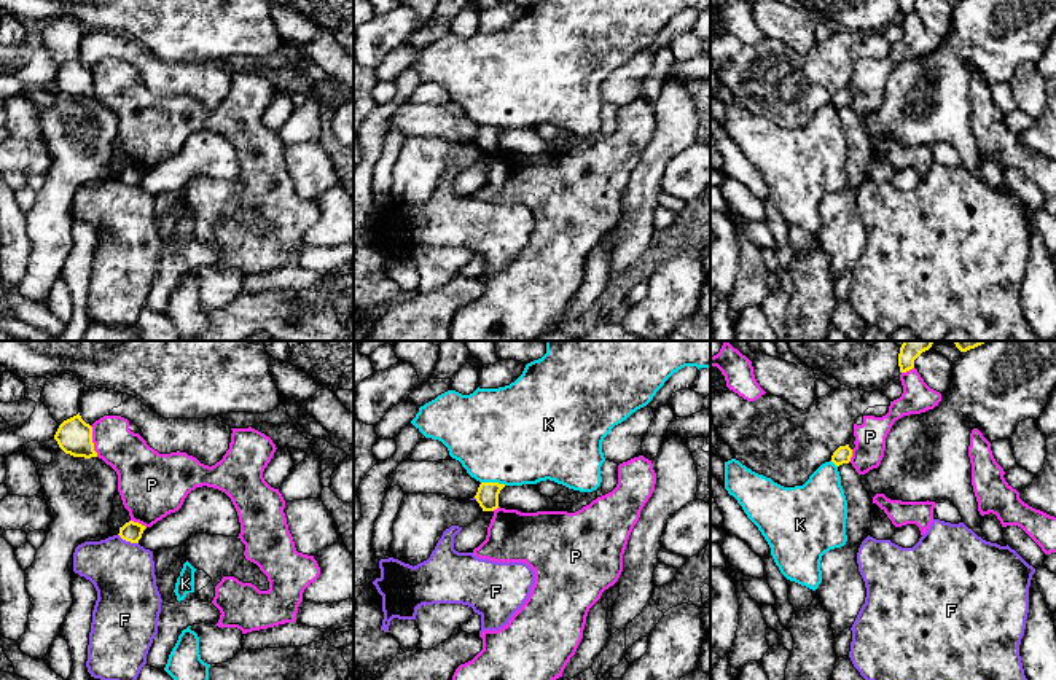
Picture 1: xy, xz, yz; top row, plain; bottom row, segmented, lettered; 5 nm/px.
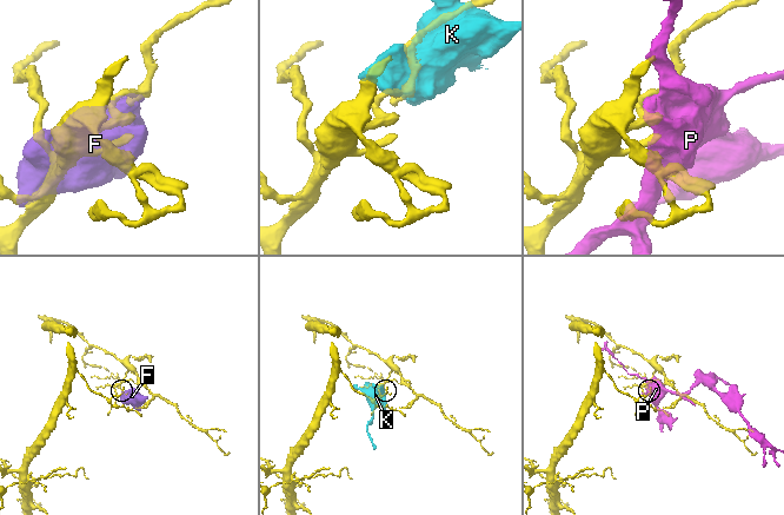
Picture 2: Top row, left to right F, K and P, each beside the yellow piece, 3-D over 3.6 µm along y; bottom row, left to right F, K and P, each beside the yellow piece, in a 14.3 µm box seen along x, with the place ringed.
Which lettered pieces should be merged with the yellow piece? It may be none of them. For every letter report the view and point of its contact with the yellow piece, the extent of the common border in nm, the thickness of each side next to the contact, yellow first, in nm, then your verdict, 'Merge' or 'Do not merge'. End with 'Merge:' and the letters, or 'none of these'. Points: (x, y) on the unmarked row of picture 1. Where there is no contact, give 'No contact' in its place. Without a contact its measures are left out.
F: Touches yellow at xy (128, 183). Shared border 120 nm. Thickness 100 nm (yellow) against 320 nm. Do not merge
K: Touches yellow at xz (494, 126). Shared border 130 nm. Thickness 110 nm (yellow) against 480 nm. Do not merge
P: Touches yellow at xy (91, 85). Shared border 170 nm. Thickness 180 nm (yellow) against 220 nm. Do not merge
Merge: none of these

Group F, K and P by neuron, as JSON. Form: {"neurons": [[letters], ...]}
{"neurons": [["F"], ["K"], ["P"]]}

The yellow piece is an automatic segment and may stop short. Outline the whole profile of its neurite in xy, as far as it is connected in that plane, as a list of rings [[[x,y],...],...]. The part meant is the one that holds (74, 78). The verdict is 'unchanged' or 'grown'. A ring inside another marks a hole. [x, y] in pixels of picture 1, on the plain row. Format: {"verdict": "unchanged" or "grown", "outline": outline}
{"verdict": "unchanged", "outline": [[[80,56],[59,68],[54,83],[65,97],[84,102],[97,100],[92,70],[81,62]]]}

